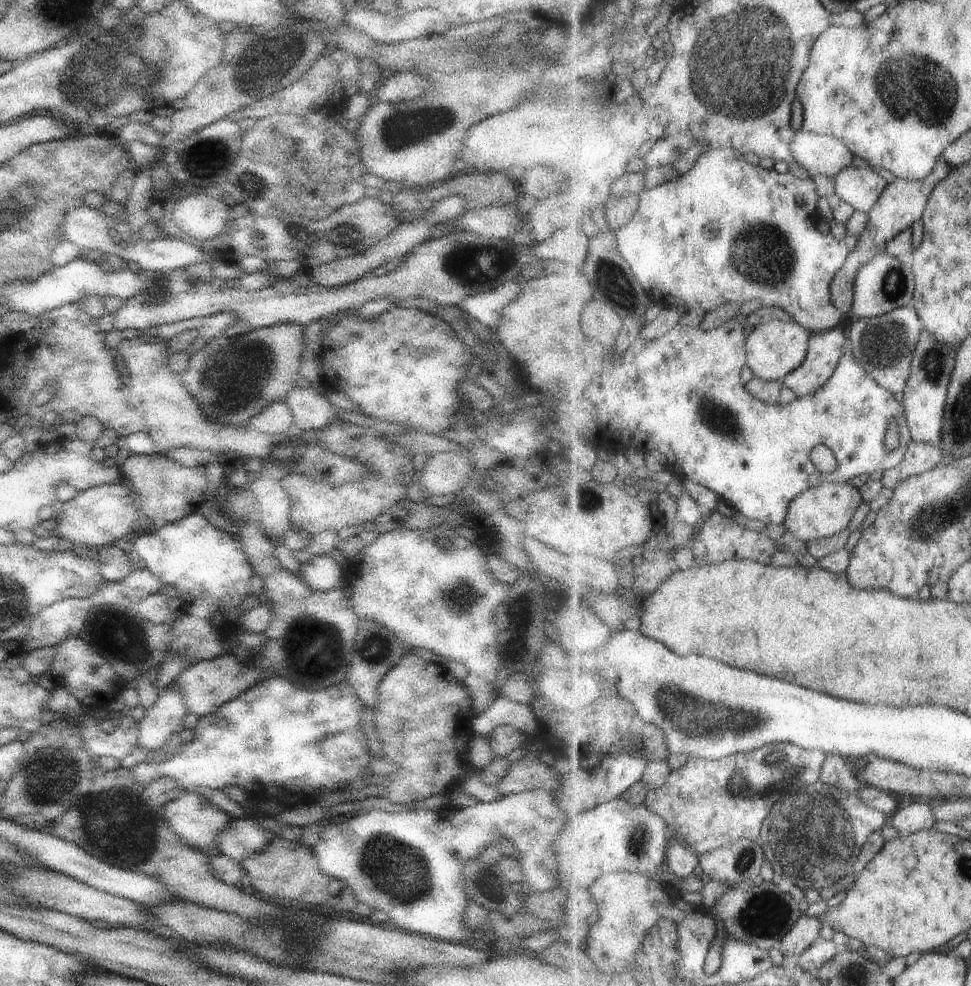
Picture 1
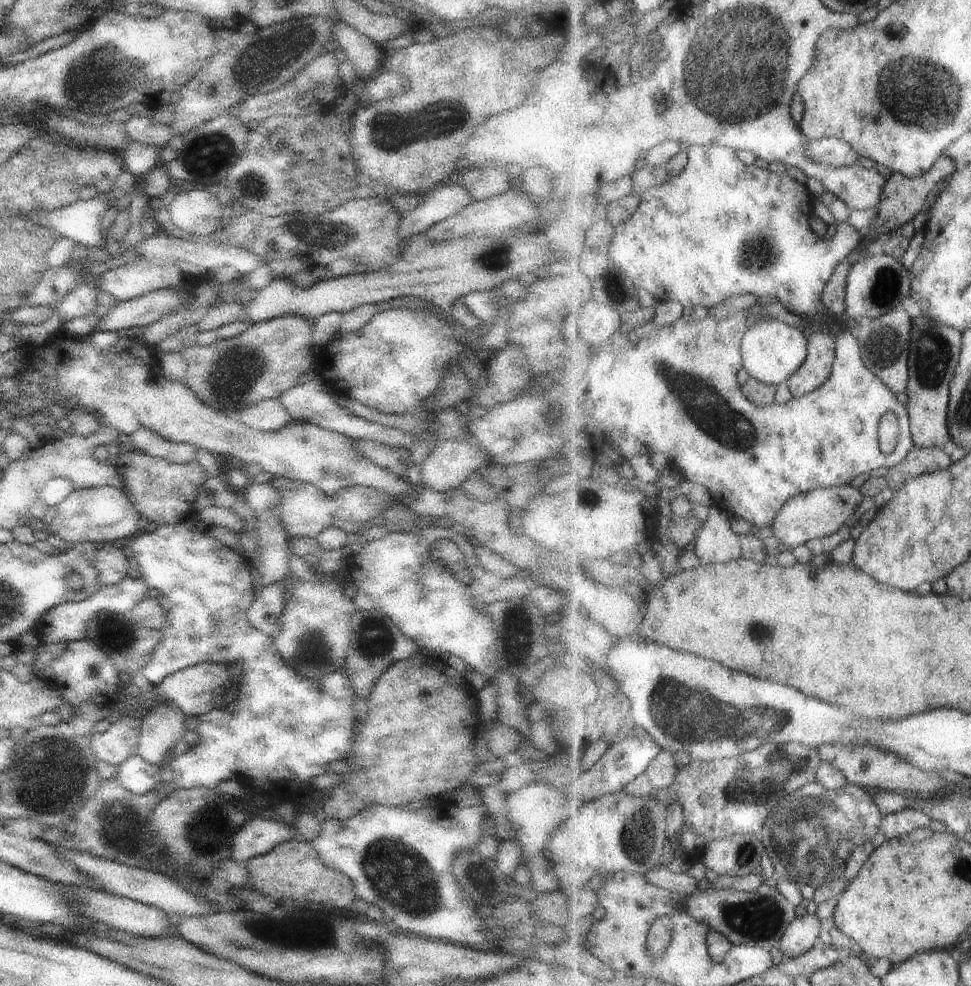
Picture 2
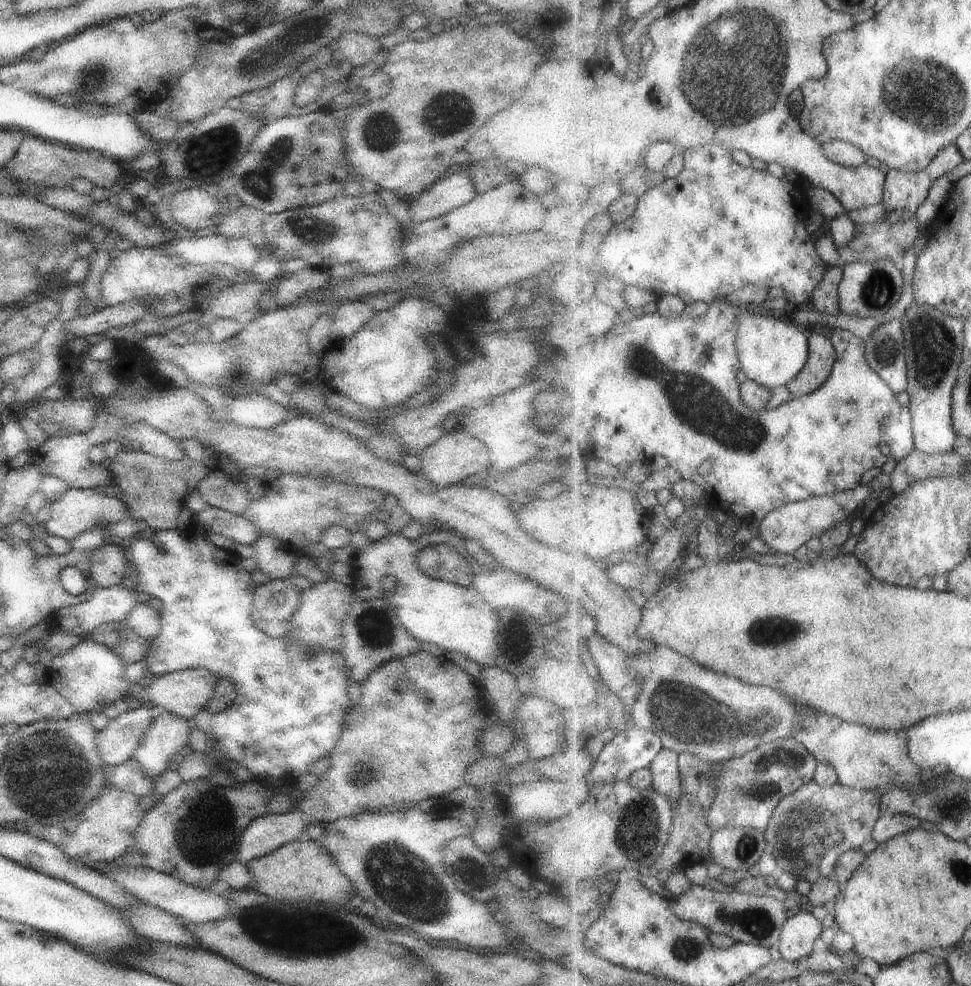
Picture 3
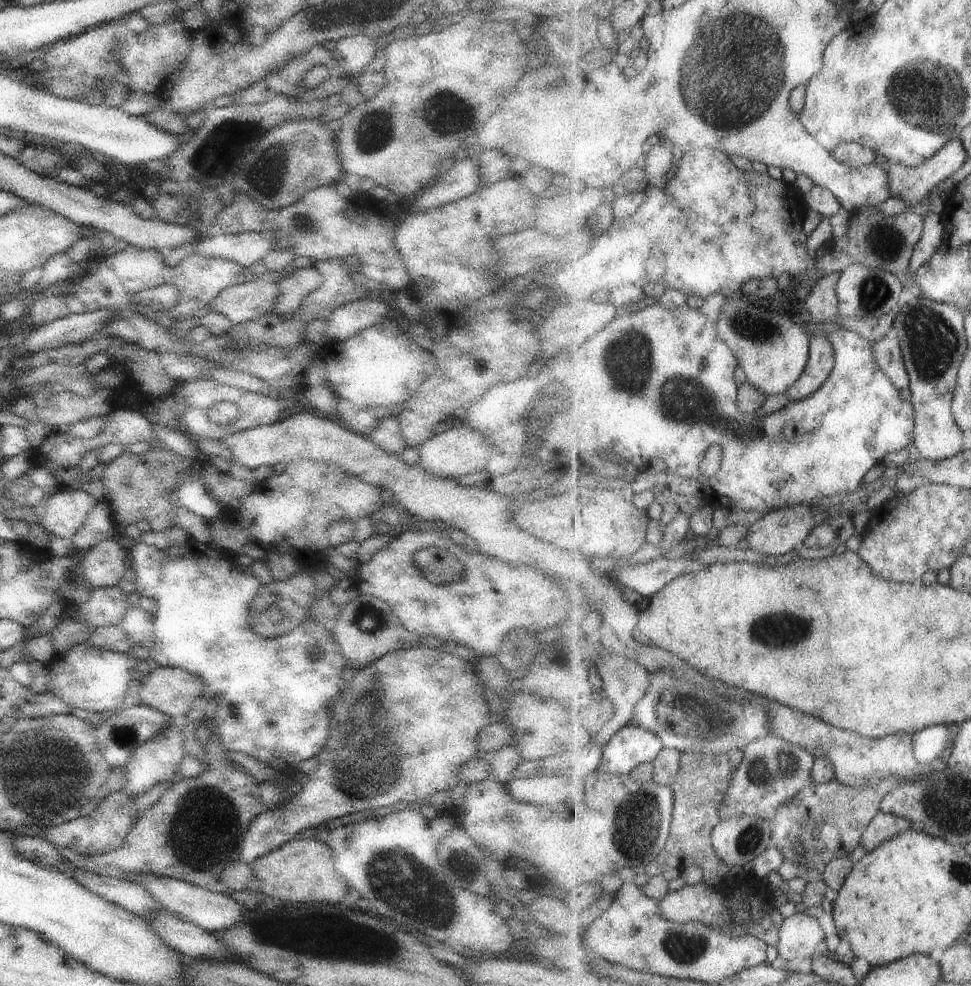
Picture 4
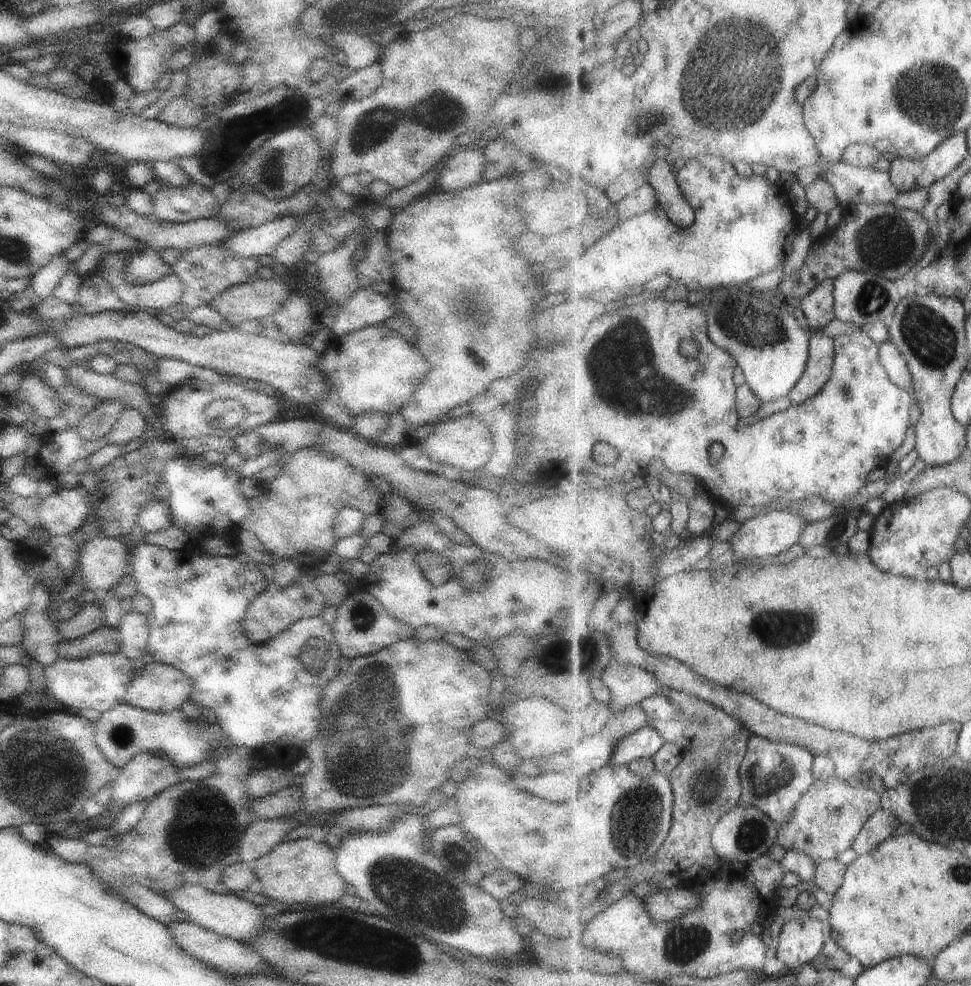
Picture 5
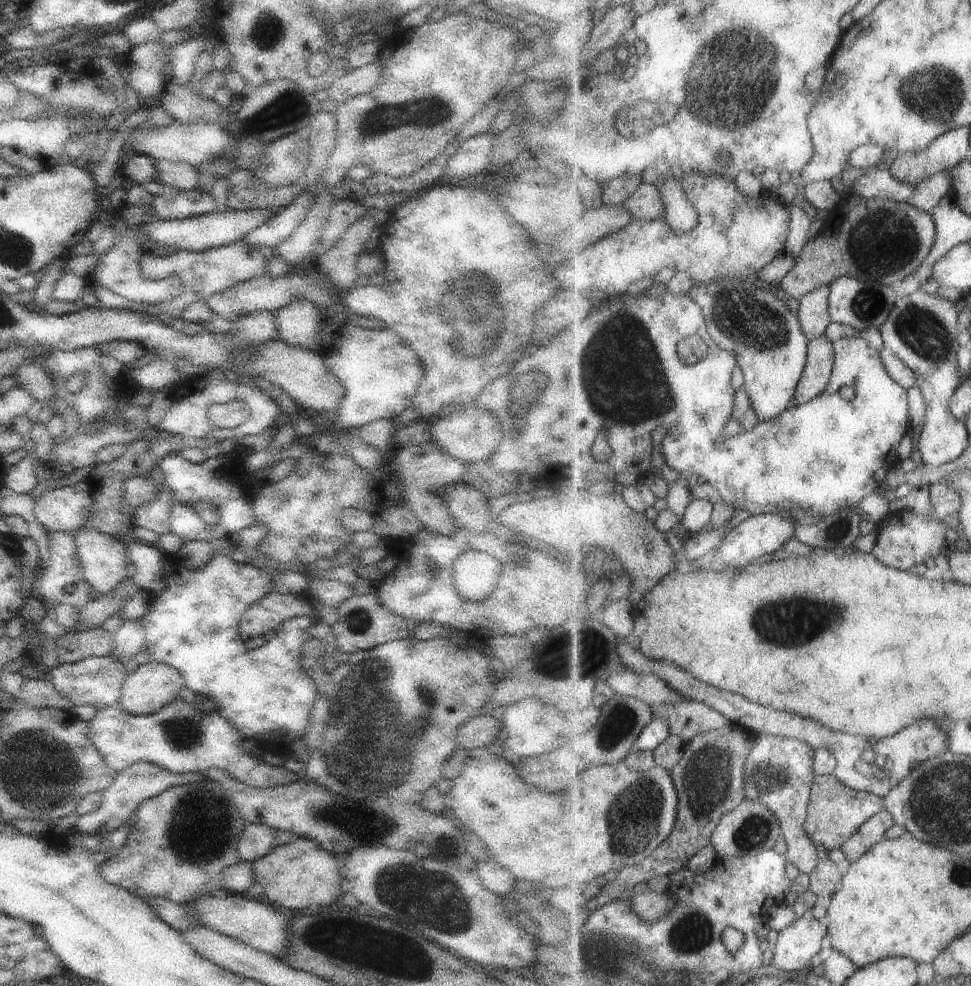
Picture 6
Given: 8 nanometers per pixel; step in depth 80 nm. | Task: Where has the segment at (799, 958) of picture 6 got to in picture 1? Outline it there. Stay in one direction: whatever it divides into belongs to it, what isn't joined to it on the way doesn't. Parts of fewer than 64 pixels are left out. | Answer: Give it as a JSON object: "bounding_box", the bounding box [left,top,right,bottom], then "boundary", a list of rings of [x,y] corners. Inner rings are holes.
{"bounding_box":[778,915,821,957],"boundary":[[[802,915],[795,926],[779,943],[778,948],[786,957],[803,955],[818,939],[820,939],[821,920],[819,917]]]}

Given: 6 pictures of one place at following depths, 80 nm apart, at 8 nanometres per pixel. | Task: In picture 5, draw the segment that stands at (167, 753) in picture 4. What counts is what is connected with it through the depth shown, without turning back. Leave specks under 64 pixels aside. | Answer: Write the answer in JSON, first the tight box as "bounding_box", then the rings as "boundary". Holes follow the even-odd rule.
{"bounding_box":[109,752,179,808],"boundary":[[[139,752],[120,769],[119,775],[111,786],[109,802],[121,804],[124,808],[134,802],[143,802],[143,799],[156,796],[159,792],[163,792],[177,782],[179,782],[178,768],[173,766],[173,762],[167,756],[153,754],[153,752]]]}

